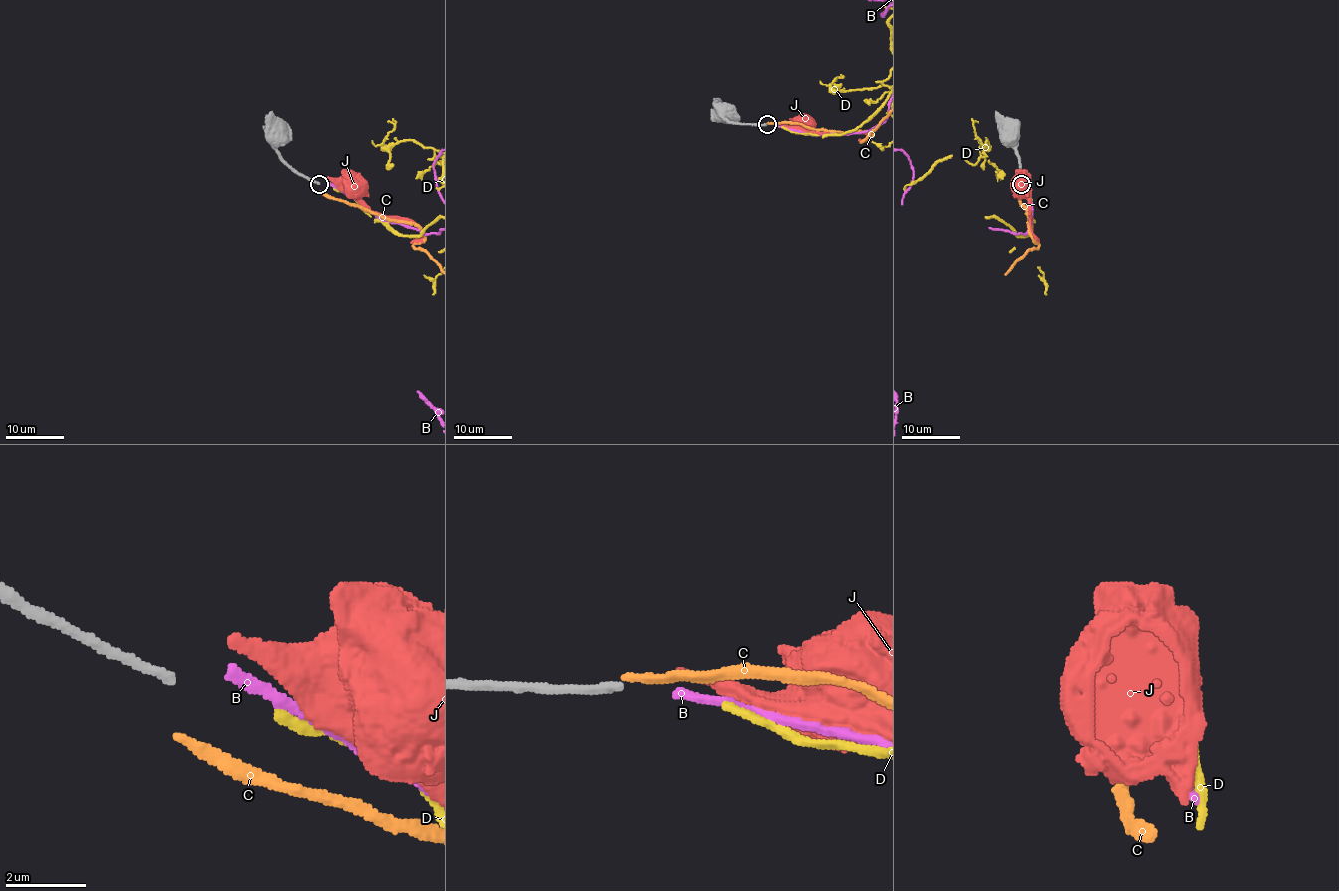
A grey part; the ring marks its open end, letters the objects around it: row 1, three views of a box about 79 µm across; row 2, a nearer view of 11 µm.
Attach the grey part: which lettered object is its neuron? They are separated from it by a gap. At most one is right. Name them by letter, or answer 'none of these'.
none of these

